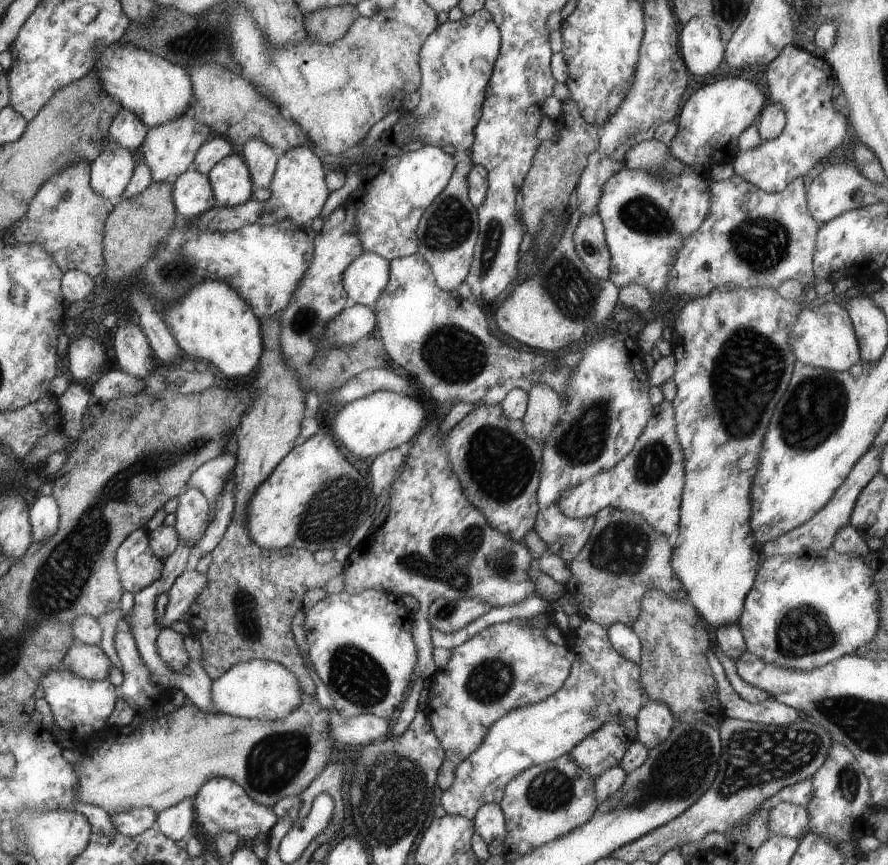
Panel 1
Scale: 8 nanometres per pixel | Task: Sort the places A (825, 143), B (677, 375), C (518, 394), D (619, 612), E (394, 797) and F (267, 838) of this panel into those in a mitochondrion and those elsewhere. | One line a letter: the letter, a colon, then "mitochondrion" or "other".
A: mitochondrion
B: other
C: other
D: other
E: mitochondrion
F: other

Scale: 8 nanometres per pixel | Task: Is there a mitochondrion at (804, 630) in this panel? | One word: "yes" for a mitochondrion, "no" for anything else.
yes

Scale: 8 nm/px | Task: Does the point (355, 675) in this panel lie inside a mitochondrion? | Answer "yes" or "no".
yes

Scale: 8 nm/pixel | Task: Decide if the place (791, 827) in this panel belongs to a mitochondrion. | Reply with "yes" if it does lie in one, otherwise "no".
no

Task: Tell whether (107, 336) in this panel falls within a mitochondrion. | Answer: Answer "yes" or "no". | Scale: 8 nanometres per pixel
no

